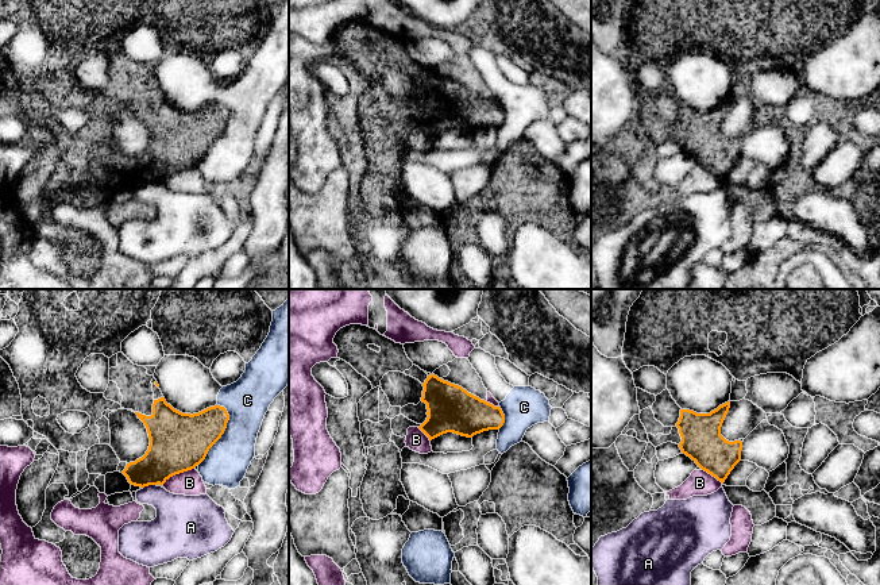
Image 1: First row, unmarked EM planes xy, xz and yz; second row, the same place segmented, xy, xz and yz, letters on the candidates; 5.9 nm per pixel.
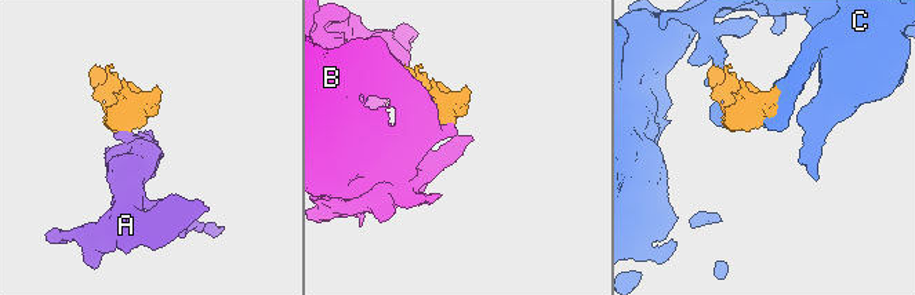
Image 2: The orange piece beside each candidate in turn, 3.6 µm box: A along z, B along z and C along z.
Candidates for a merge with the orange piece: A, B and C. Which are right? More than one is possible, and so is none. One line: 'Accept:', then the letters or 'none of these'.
Accept: none of these

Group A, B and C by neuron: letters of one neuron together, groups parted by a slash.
A / B / C

